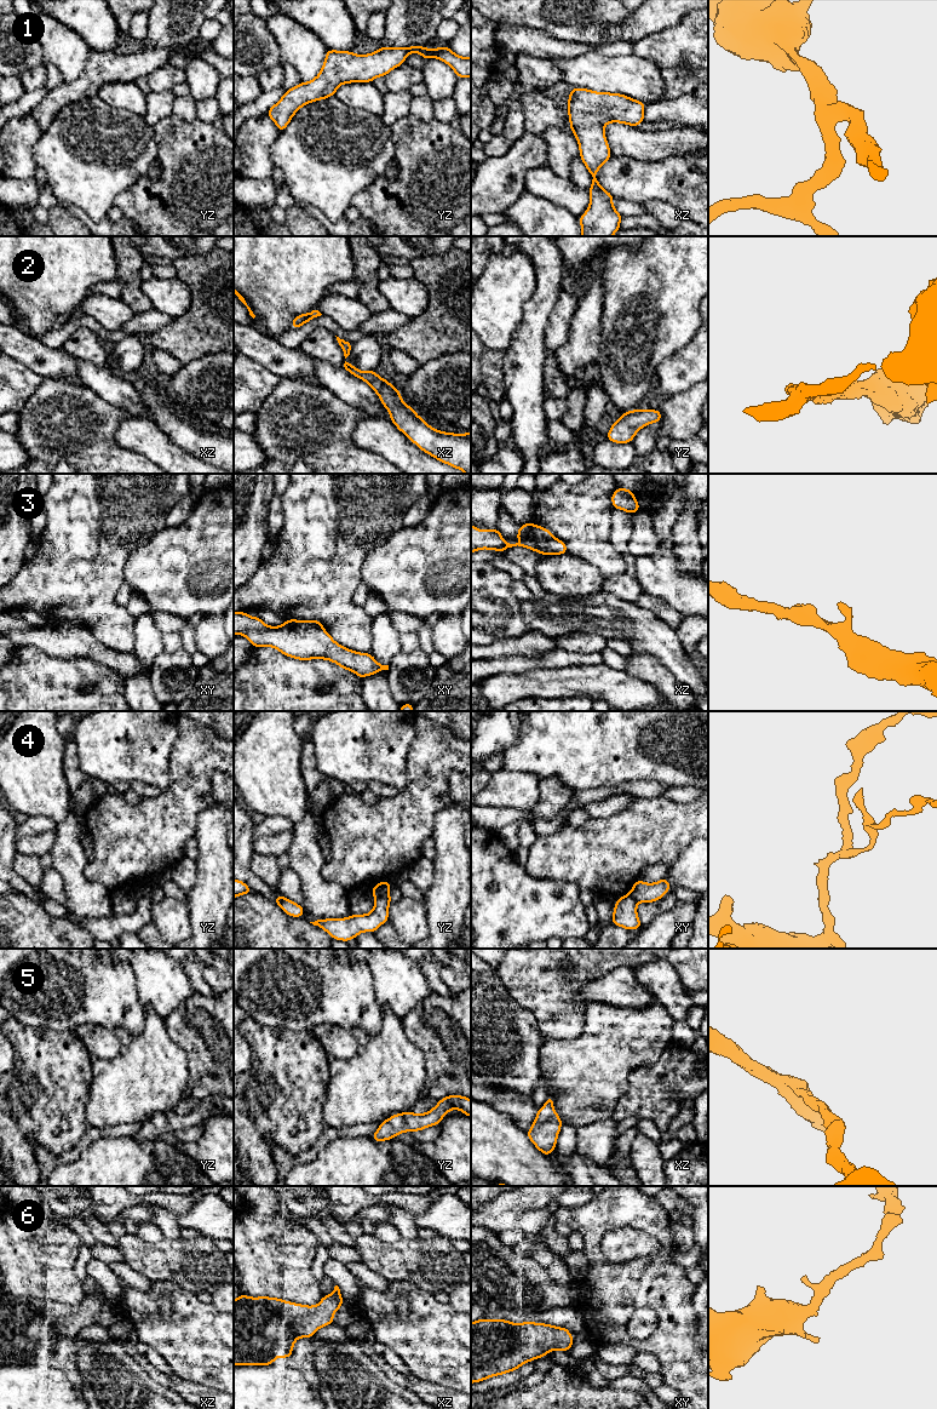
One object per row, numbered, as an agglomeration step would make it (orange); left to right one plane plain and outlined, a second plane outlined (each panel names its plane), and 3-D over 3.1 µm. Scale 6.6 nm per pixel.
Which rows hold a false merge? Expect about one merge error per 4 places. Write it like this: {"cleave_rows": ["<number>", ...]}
{"cleave_rows": ["4"]}

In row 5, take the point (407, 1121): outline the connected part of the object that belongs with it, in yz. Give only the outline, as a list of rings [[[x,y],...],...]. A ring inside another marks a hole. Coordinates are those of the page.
[[[448,1095],[426,1113],[413,1113],[407,1111],[396,1113],[389,1119],[384,1119],[376,1132],[370,1136],[374,1141],[392,1140],[393,1136],[406,1133],[422,1130],[427,1127],[439,1124],[444,1115],[454,1109],[464,1112],[465,1116],[471,1117],[471,1100],[462,1095]]]

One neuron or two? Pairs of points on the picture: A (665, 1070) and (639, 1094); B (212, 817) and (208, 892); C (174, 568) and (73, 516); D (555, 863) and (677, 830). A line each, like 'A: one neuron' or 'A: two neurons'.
A: one neuron
B: one neuron
C: two neurons
D: one neuron

